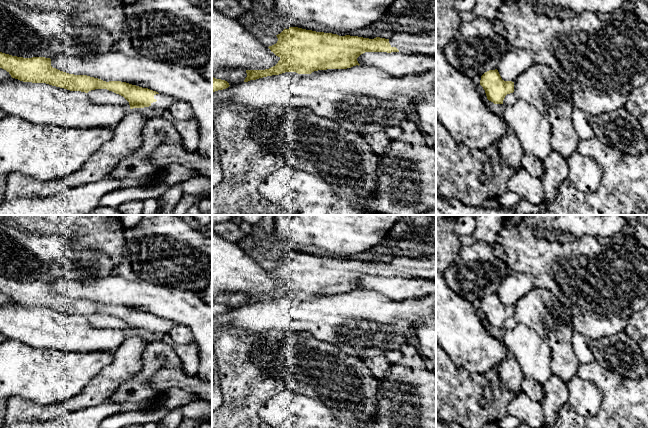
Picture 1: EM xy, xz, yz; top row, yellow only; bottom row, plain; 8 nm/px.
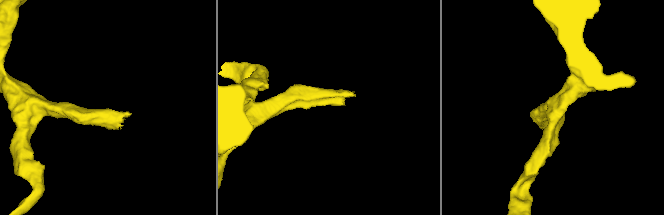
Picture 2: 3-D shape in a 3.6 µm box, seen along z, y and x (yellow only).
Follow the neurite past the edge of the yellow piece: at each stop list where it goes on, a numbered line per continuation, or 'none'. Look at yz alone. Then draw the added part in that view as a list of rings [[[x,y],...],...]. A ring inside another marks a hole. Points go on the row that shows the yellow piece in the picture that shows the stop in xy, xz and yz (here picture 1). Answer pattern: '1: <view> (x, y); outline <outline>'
none

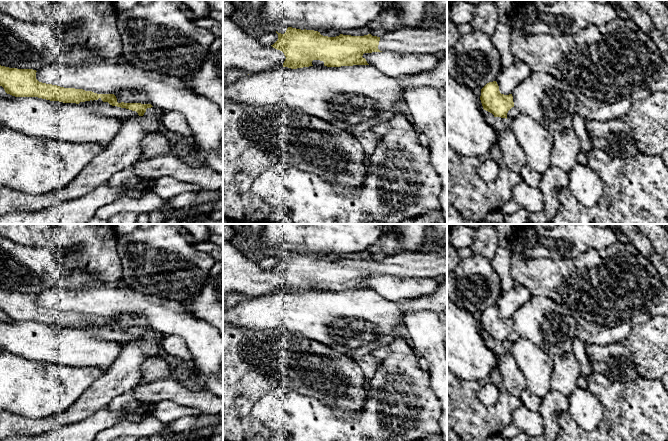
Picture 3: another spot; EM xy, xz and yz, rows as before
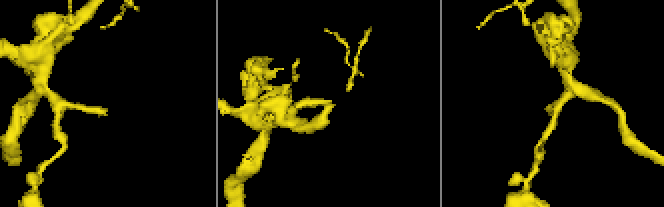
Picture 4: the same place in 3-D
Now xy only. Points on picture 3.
1: xy (153, 112); outline [[[155,107],[147,108],[143,116],[161,118],[165,112],[163,110],[157,109]]]

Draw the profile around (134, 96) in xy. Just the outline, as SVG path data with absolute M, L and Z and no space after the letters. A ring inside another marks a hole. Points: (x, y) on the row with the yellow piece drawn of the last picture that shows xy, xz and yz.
M118 90L113 93L117 102L150 104L149 98L140 90Z

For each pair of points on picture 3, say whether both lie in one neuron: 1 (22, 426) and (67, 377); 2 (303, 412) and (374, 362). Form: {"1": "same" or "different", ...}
{"1": "different", "2": "different"}

